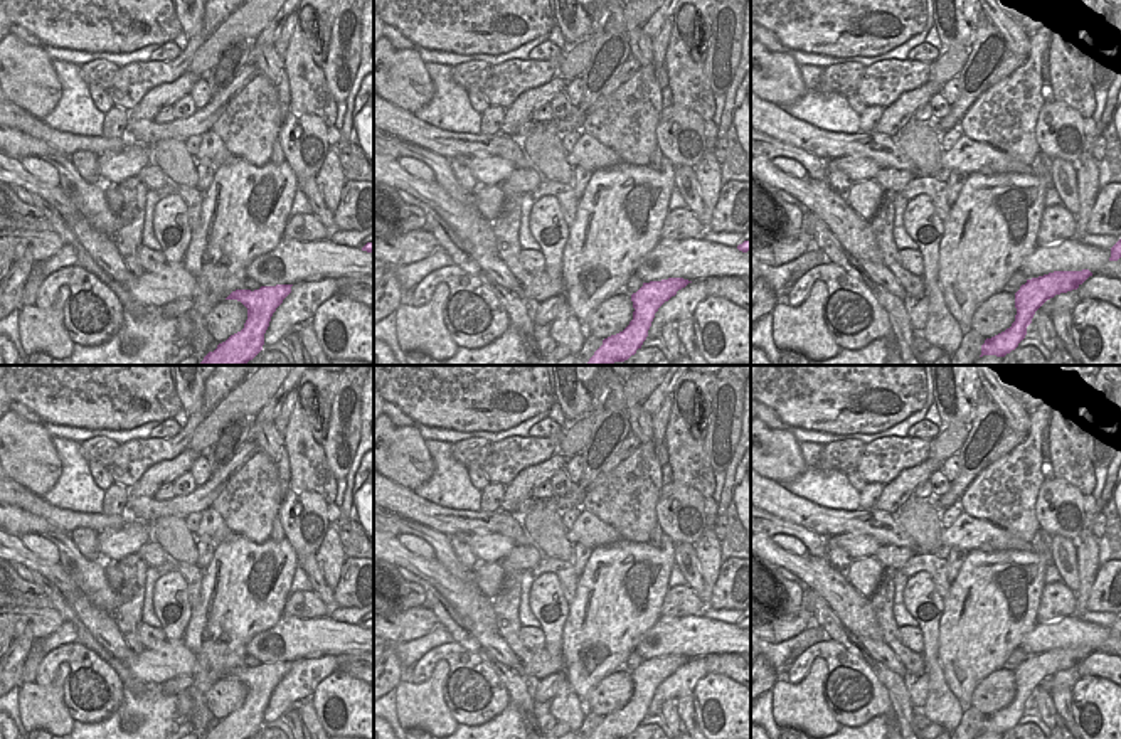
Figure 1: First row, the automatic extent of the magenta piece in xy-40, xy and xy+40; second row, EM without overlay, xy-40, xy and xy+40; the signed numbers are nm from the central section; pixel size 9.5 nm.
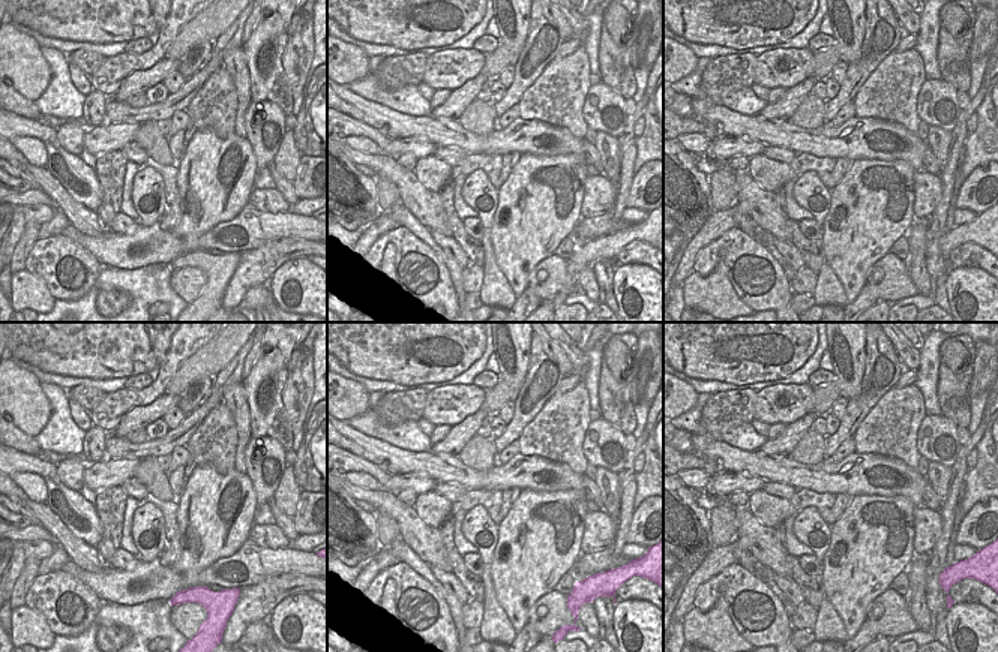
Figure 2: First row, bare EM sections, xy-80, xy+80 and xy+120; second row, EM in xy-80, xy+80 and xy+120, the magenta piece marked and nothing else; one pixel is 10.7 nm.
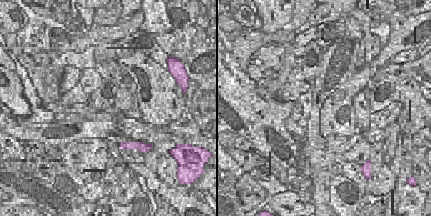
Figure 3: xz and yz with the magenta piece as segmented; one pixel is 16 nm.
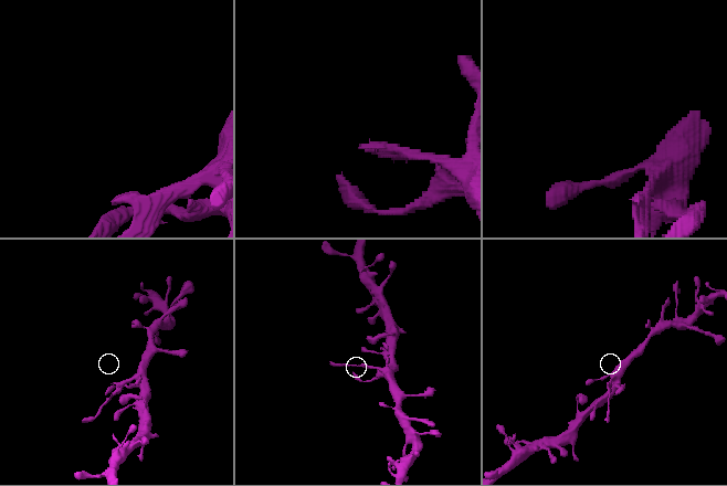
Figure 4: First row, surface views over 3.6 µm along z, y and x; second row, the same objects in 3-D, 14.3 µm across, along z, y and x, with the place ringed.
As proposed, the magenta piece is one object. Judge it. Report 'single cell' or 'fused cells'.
fused cells

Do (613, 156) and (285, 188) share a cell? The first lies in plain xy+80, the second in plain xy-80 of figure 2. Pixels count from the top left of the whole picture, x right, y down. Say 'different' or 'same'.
same

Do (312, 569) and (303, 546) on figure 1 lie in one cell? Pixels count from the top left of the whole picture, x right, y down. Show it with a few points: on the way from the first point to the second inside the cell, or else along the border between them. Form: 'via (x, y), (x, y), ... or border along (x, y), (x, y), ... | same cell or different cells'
border along (315, 552), (302, 558), (298, 564) | different cells

